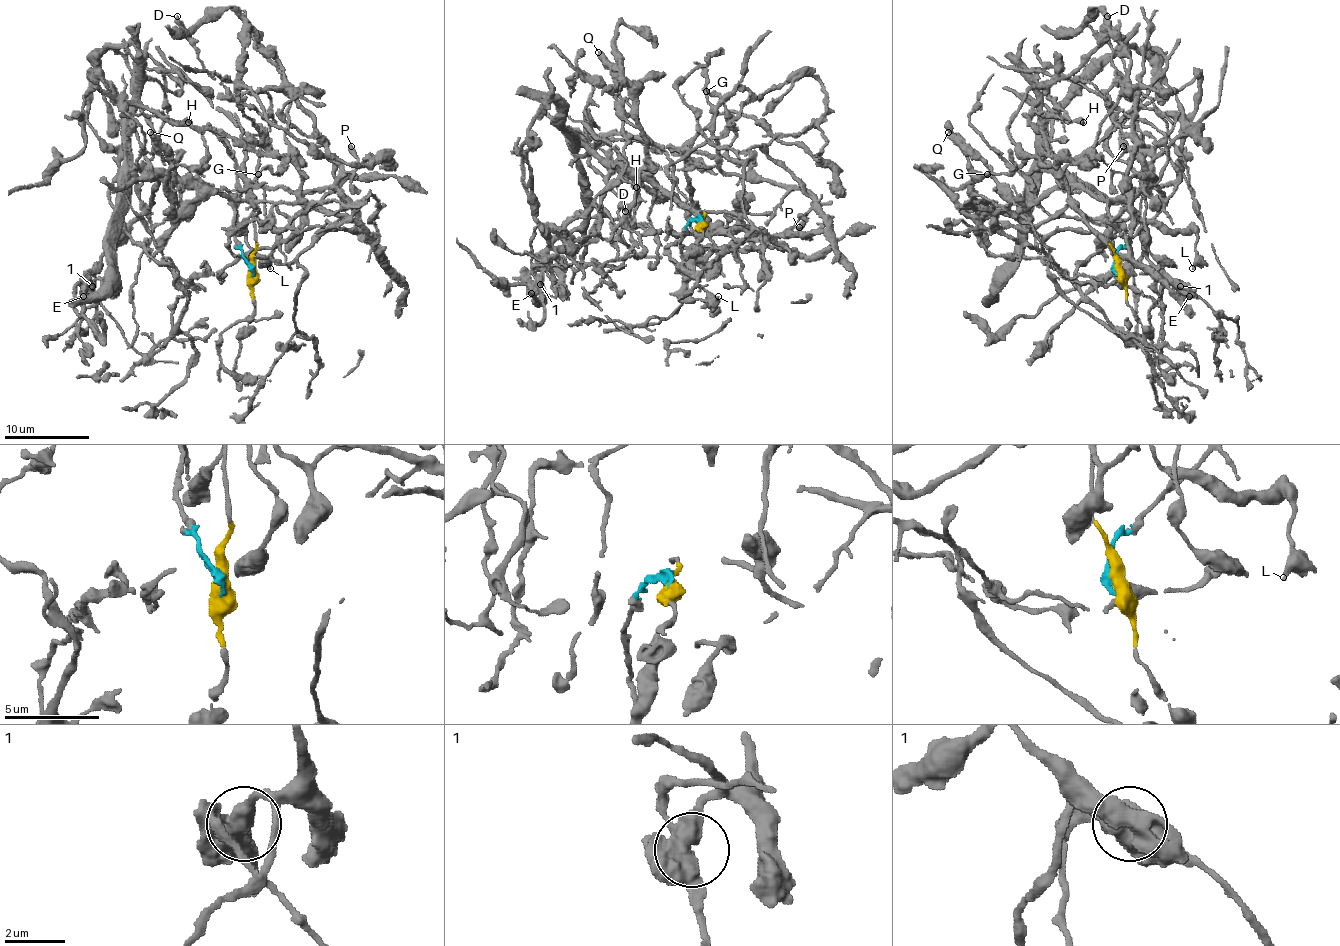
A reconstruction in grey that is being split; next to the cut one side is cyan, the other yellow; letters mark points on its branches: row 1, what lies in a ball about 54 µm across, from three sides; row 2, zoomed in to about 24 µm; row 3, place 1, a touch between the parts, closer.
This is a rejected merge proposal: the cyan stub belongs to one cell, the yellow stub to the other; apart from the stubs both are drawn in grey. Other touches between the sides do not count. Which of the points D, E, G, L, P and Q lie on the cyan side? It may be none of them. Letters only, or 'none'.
D, G, P

